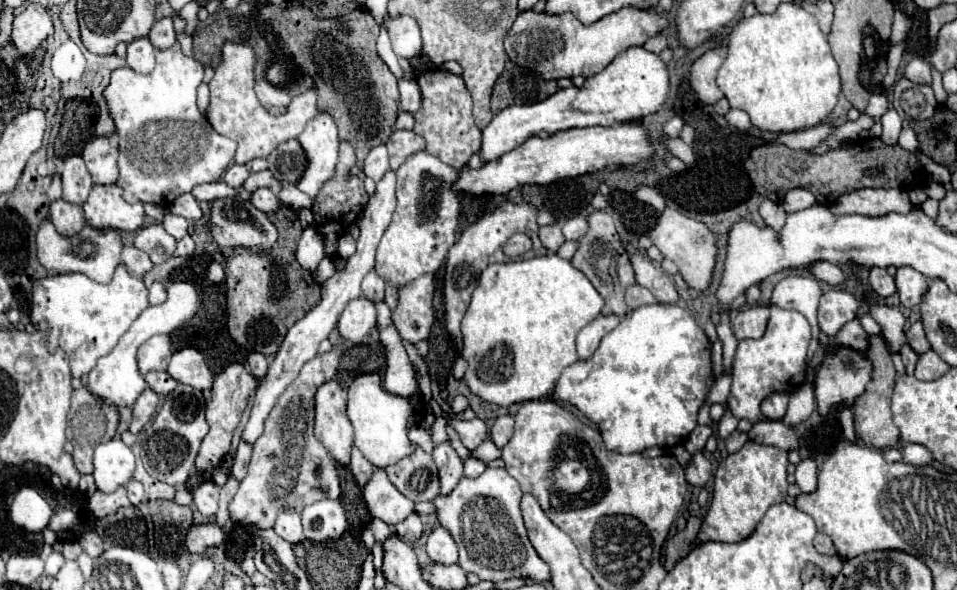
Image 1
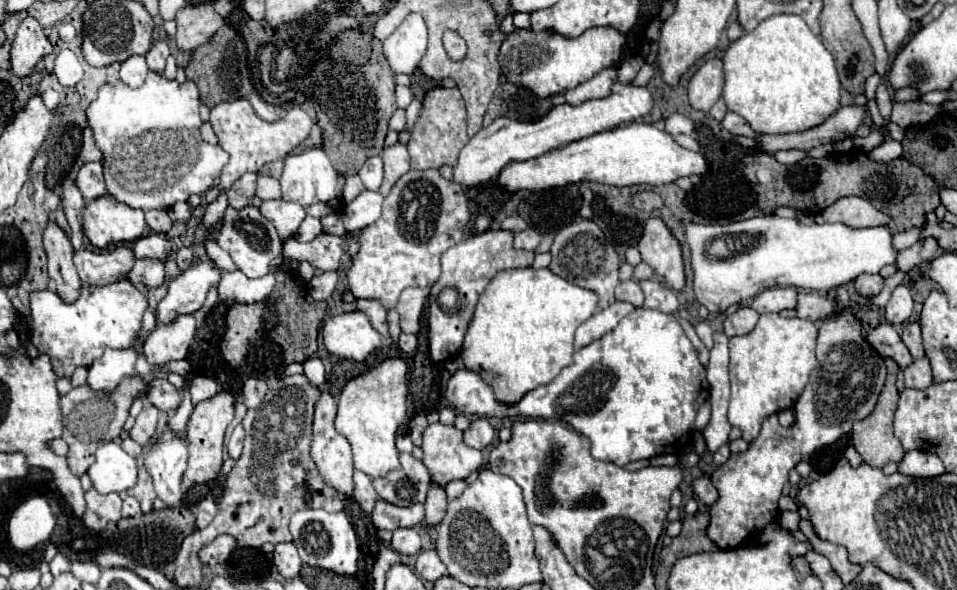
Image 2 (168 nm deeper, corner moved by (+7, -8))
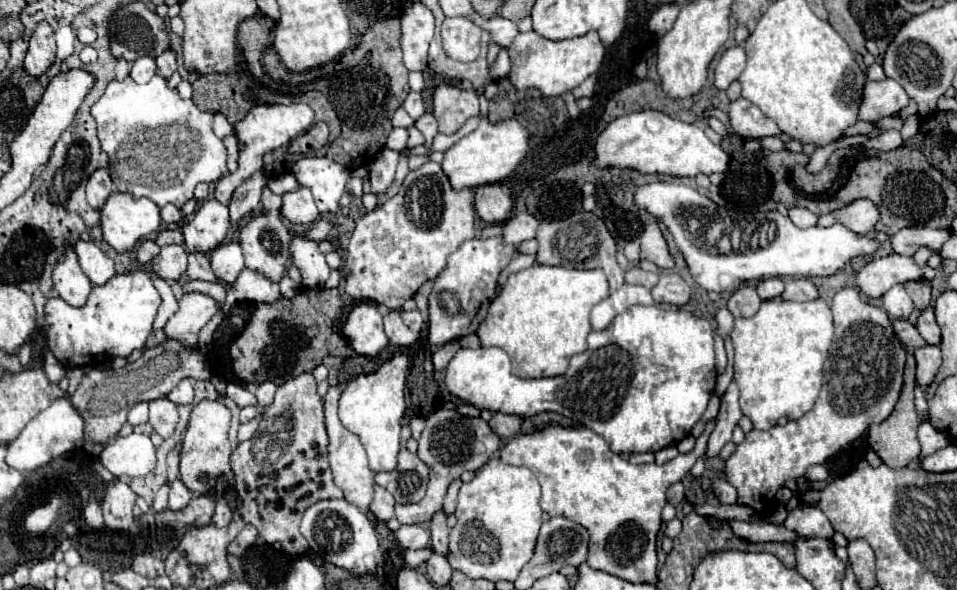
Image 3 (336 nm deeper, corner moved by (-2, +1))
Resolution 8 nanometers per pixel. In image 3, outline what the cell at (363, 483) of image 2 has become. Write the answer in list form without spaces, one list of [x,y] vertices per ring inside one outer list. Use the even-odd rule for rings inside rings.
[[[376,485],[374,491],[374,501],[370,505],[370,511],[374,513],[374,517],[378,521],[390,521],[394,517],[394,497],[390,497],[390,493],[386,493],[386,489]]]

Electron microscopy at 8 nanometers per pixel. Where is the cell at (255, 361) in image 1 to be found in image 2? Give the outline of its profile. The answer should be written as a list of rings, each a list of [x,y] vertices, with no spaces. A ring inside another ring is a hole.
[[[249,378],[243,386],[243,402],[247,408],[259,408],[267,394],[267,384],[259,378]]]

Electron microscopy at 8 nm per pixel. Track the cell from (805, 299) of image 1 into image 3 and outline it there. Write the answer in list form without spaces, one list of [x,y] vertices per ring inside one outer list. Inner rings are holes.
[[[770,277],[770,279],[762,279],[762,281],[756,285],[756,291],[758,291],[760,299],[772,299],[772,297],[780,297],[782,285],[784,285],[782,279]]]

